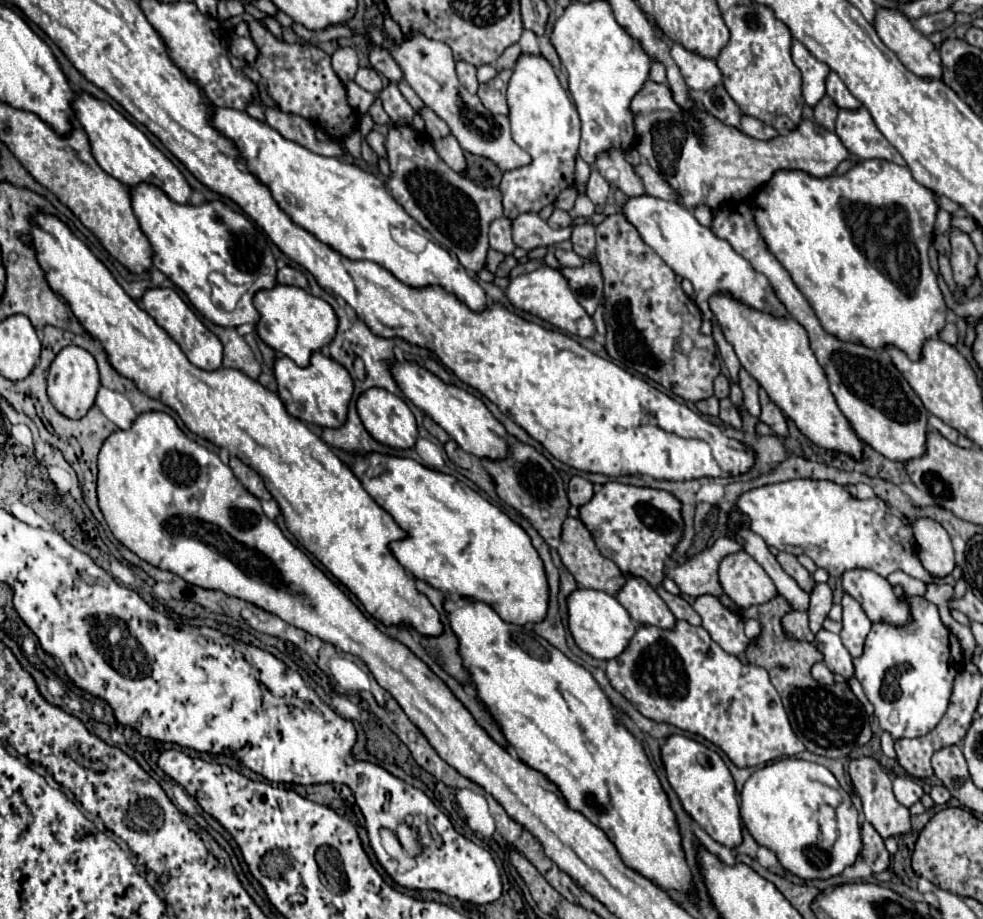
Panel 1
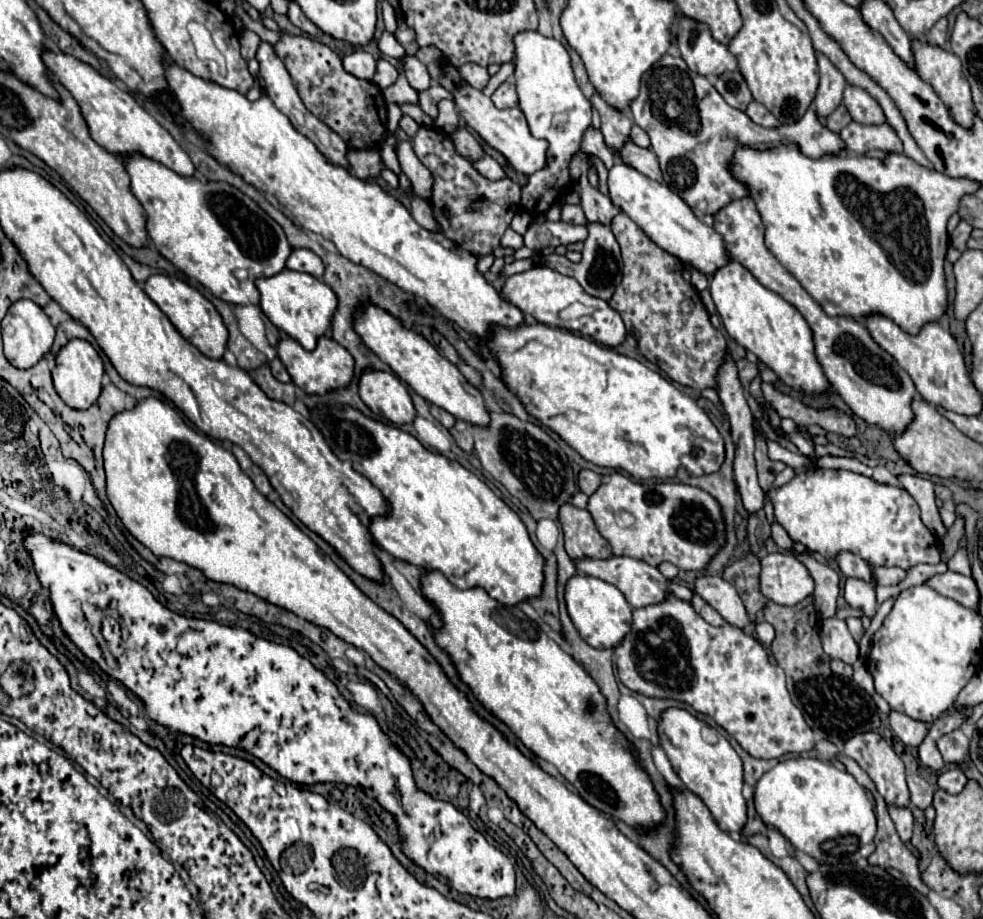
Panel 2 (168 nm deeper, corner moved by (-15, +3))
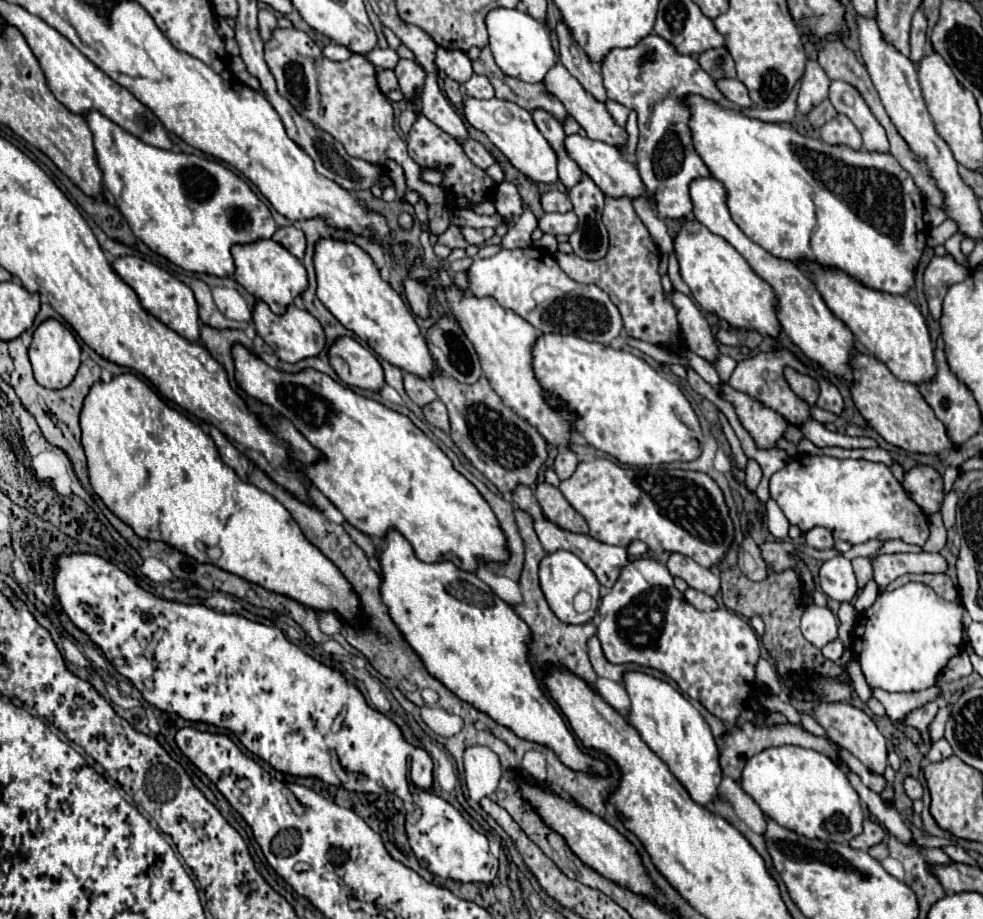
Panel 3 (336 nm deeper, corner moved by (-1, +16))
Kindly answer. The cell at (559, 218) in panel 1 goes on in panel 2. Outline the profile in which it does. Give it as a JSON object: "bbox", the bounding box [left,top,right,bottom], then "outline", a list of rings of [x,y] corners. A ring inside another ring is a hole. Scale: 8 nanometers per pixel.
{"bbox":[562,205,588,225],"outline":[[[564,205],[562,207],[562,221],[572,223],[572,225],[586,225],[588,223],[580,205]]]}

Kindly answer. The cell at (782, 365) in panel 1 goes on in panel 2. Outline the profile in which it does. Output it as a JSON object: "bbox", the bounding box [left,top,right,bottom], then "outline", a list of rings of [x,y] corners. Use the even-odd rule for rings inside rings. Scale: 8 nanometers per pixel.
{"bbox":[710,259,830,393],"outline":[[[728,259],[728,263],[710,277],[710,295],[728,335],[774,369],[786,385],[810,393],[822,393],[830,387],[814,355],[812,331],[800,311],[778,293],[760,285],[760,281],[736,259]]]}

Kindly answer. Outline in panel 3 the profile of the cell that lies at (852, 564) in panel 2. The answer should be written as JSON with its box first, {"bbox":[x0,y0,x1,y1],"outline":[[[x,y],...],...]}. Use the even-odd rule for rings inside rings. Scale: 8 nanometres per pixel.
{"bbox":[804,528,834,550],"outline":[[[812,528],[810,532],[804,534],[804,540],[808,546],[816,550],[832,550],[834,548],[834,536],[826,528]]]}

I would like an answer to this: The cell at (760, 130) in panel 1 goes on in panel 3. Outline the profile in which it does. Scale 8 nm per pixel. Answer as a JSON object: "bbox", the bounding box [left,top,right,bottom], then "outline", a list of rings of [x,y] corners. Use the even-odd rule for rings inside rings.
{"bbox":[716,80,752,108],"outline":[[[718,80],[716,82],[720,92],[734,104],[734,106],[740,106],[740,108],[750,108],[752,106],[752,100],[748,96],[748,90],[746,86],[740,82],[740,80]]]}

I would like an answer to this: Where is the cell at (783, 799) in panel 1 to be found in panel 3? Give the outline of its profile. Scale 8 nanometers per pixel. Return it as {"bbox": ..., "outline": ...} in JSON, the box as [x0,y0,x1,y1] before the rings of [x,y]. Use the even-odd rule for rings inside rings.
{"bbox":[740,746,864,842],"outline":[[[800,746],[766,748],[746,762],[740,786],[768,818],[804,838],[850,842],[862,832],[864,814],[856,790],[850,786],[840,768],[826,754],[816,750]]]}

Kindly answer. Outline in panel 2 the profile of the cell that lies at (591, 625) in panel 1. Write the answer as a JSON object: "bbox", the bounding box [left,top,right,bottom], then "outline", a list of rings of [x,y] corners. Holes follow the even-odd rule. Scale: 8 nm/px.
{"bbox":[564,573,632,649],"outline":[[[576,573],[566,583],[564,599],[566,599],[568,615],[570,615],[572,623],[576,625],[580,637],[584,637],[584,641],[588,641],[588,645],[592,645],[596,649],[616,647],[622,641],[622,637],[630,631],[632,607],[628,605],[624,595],[606,581]]]}

